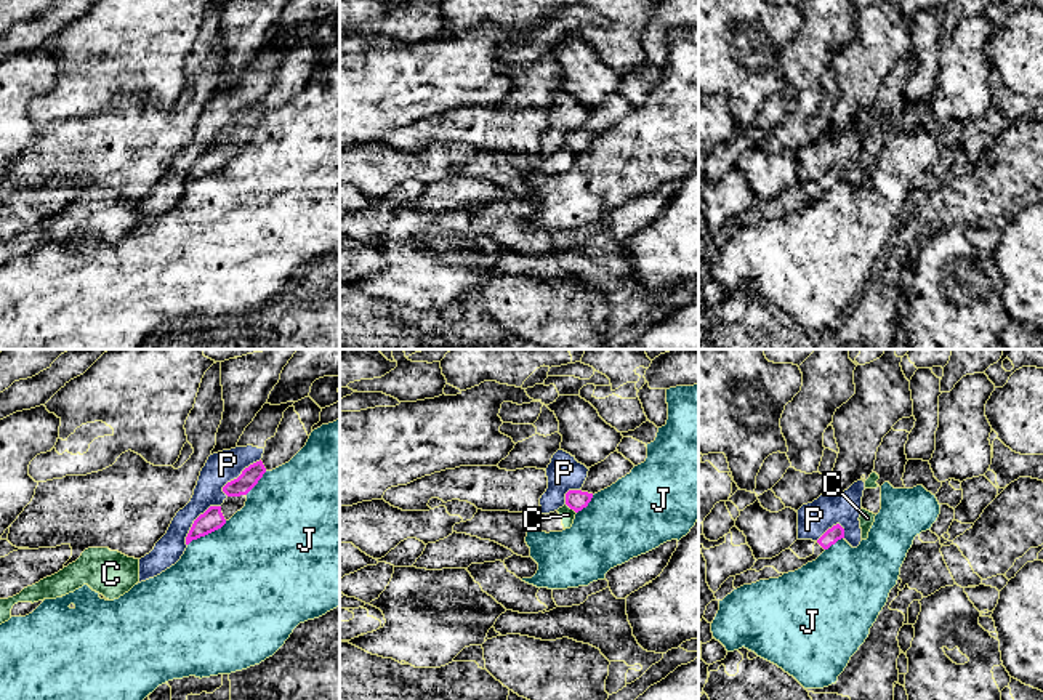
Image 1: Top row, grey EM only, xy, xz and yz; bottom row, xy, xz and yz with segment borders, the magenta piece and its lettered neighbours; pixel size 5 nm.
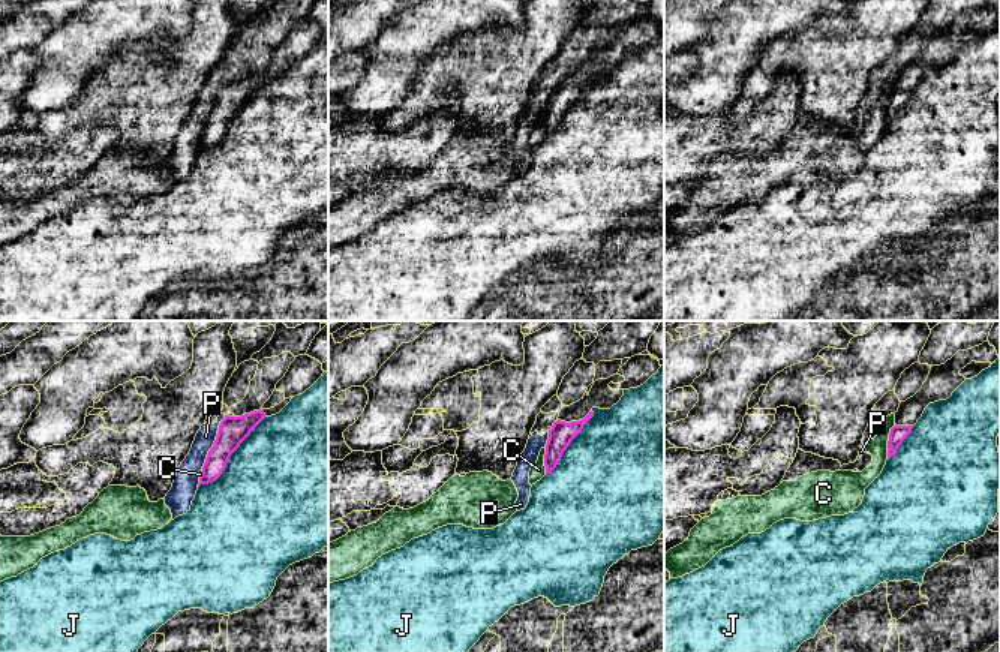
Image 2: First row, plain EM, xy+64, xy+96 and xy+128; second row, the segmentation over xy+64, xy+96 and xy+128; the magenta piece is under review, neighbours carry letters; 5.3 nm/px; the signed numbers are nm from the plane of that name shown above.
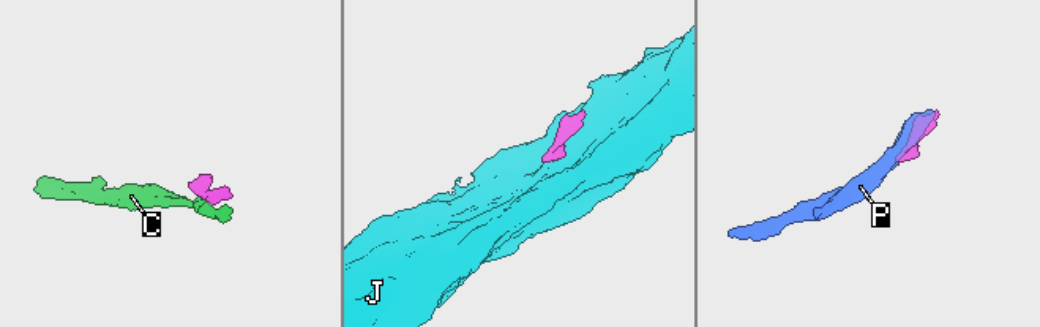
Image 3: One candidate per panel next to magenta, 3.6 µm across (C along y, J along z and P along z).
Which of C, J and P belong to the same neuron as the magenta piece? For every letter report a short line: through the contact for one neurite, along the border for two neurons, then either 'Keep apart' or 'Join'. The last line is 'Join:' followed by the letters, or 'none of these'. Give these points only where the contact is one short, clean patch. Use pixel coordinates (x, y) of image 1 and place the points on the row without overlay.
C: Line: xz (566, 144), (575, 154). Keep apart
J: Keep apart
P: Keep apart
Join: none of these

